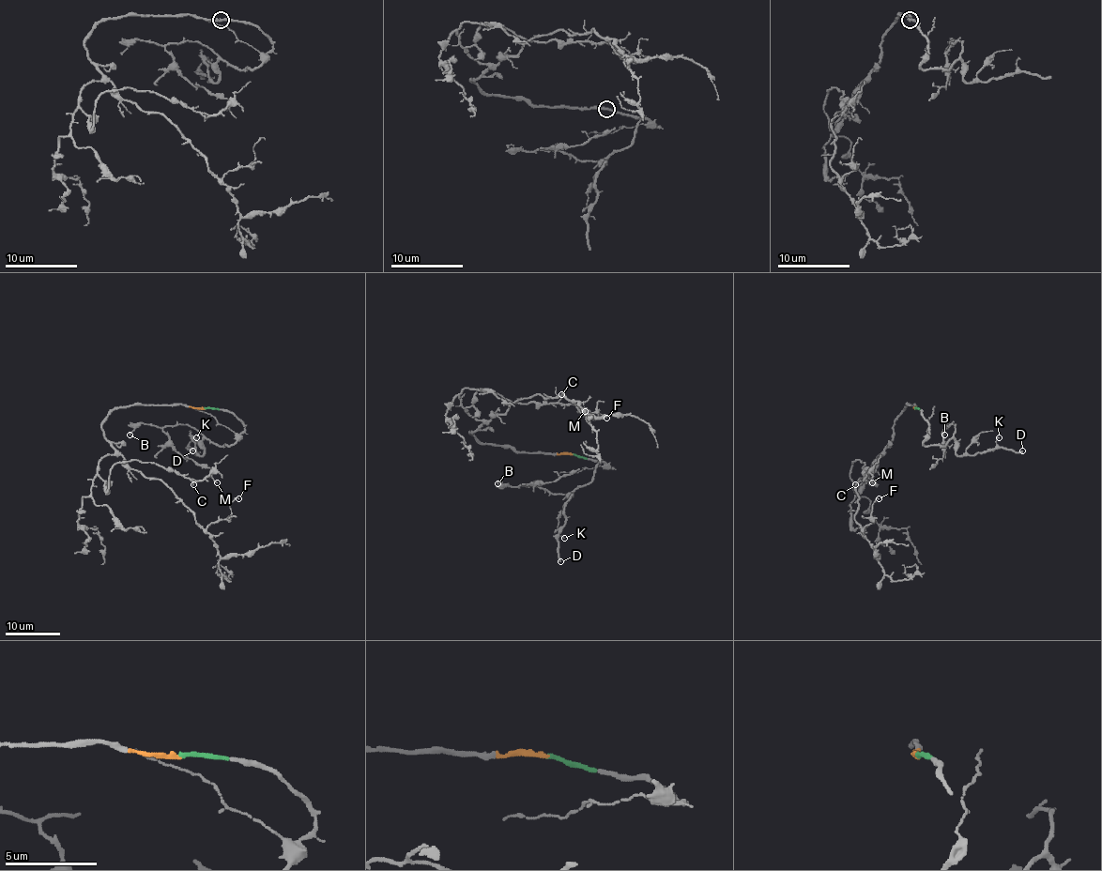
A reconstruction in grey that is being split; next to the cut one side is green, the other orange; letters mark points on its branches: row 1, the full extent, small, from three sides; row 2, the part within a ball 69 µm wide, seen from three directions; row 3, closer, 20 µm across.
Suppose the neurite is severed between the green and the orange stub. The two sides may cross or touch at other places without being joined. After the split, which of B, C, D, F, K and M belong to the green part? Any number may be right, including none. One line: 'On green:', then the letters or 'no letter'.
On green: B, D, K

